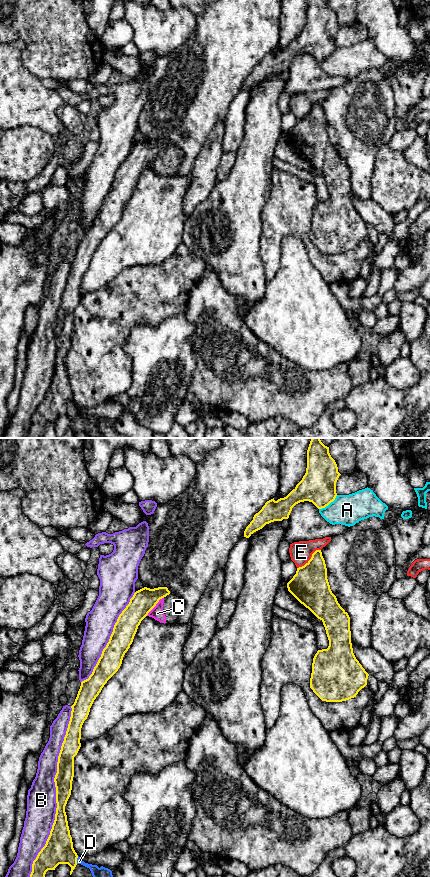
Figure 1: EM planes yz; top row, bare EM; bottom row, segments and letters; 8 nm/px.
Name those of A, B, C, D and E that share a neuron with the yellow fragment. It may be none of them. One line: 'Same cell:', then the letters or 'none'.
Same cell: none

